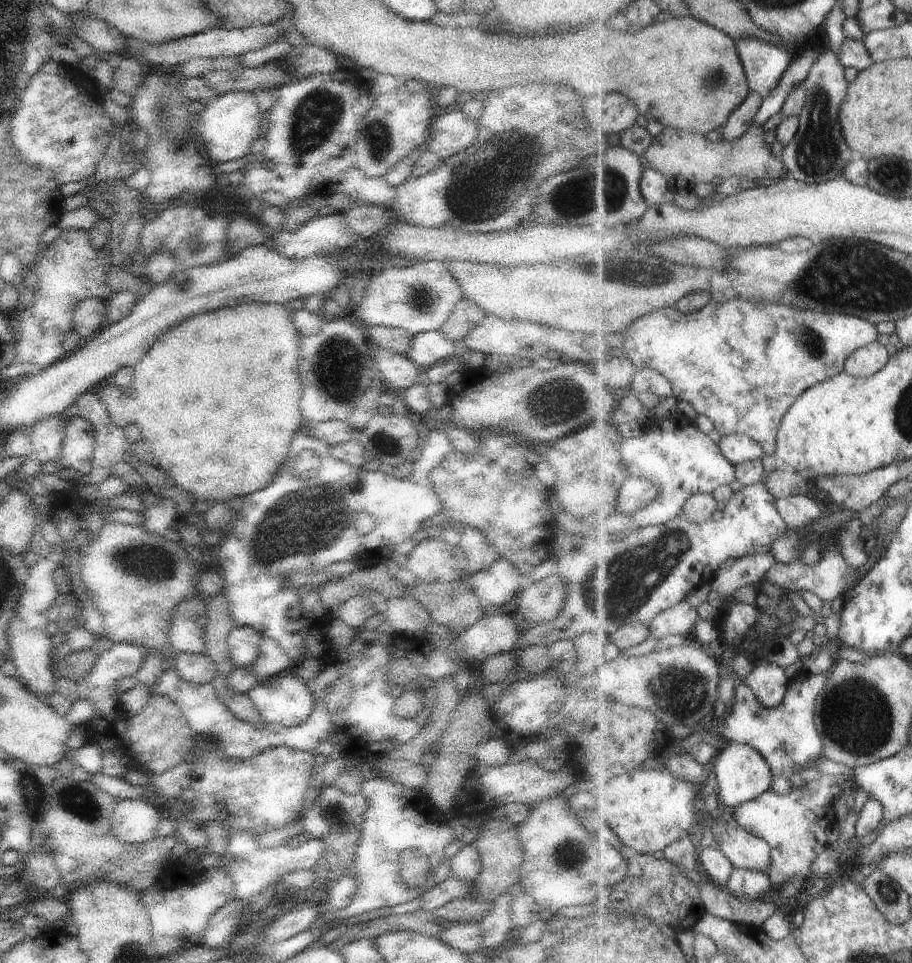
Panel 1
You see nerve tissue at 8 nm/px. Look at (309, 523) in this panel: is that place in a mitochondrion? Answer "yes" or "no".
yes

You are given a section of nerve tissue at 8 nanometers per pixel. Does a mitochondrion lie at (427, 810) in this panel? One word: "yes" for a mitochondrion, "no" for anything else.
no

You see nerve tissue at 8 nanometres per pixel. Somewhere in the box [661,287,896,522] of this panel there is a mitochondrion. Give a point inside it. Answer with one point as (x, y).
(811, 341)

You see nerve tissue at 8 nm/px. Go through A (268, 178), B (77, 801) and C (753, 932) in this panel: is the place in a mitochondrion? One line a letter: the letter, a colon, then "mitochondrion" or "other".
A: other
B: mitochondrion
C: other

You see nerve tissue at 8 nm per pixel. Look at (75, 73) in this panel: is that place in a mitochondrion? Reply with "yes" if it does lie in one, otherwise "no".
no

